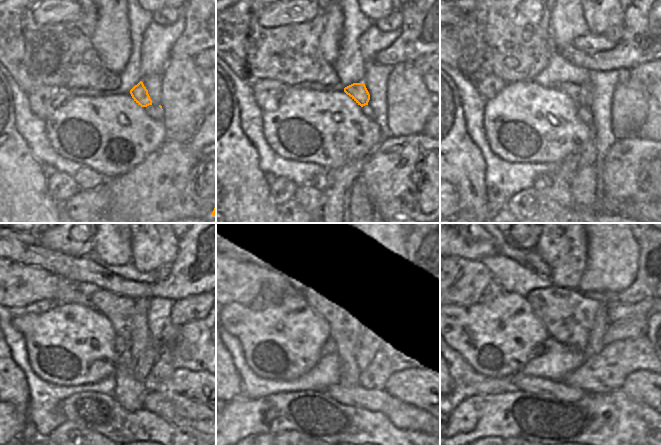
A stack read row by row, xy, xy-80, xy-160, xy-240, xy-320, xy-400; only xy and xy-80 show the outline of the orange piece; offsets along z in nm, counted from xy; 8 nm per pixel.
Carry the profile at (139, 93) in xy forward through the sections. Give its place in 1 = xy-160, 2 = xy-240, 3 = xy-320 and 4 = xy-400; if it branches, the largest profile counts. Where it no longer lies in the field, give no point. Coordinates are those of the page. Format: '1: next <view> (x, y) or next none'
1: next xy-160 (574, 91)
2: next xy-240 (118, 310)
3: next xy-320 (345, 313)
4: next xy-400 (567, 314)

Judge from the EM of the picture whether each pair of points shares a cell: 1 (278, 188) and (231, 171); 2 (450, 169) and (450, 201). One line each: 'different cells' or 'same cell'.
1: different cells
2: different cells

